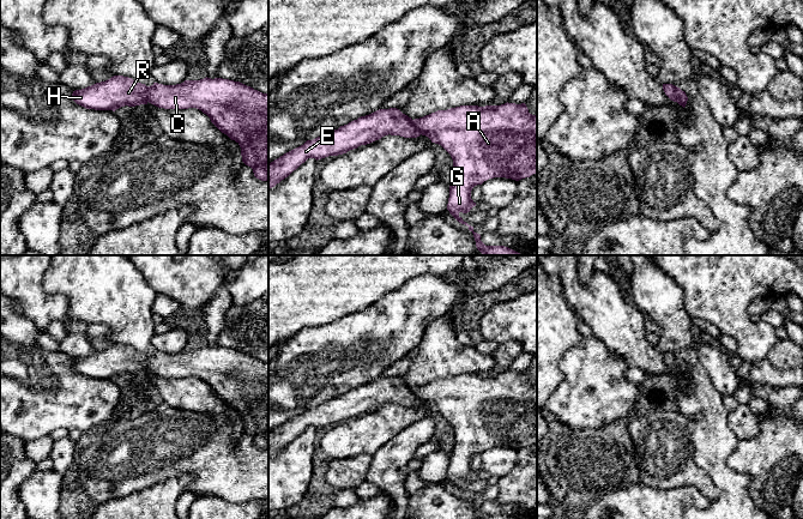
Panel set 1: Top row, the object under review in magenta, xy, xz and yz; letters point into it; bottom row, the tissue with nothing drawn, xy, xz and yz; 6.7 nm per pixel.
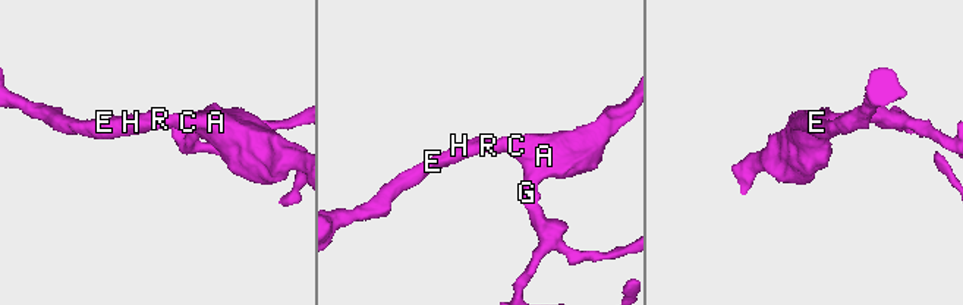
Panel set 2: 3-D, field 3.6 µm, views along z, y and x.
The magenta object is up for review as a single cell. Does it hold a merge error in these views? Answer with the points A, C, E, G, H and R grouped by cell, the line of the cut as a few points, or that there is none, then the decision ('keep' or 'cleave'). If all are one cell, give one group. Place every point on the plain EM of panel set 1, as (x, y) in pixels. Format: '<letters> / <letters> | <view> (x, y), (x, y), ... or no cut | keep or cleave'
A C E G H R | no cut | keep

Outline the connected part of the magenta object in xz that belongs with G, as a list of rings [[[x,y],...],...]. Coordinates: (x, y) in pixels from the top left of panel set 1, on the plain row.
[[[507,370],[501,374],[485,375],[460,374],[447,379],[437,379],[415,388],[397,376],[379,378],[327,403],[307,409],[303,414],[268,432],[268,458],[288,446],[308,427],[318,429],[328,424],[343,423],[388,403],[404,406],[417,406],[422,403],[428,405],[431,411],[441,414],[451,423],[455,437],[454,448],[449,454],[447,472],[449,482],[459,491],[469,495],[478,519],[513,519],[505,514],[485,514],[481,509],[481,503],[475,501],[473,495],[464,490],[459,482],[467,482],[476,475],[476,471],[471,467],[471,459],[475,454],[494,446],[519,449],[537,442],[537,384],[530,382],[525,372]]]

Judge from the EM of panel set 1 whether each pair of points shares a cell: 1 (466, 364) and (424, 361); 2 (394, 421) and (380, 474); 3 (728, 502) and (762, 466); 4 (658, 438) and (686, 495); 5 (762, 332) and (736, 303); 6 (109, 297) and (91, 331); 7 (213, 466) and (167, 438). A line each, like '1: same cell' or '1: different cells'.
1: same cell
2: different cells
3: different cells
4: different cells
5: same cell
6: different cells
7: same cell

